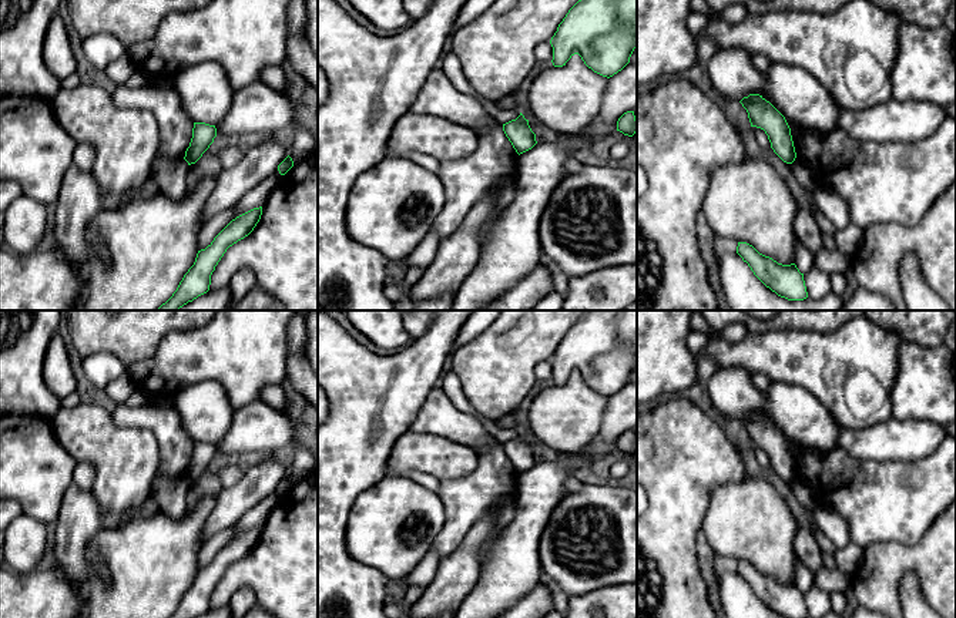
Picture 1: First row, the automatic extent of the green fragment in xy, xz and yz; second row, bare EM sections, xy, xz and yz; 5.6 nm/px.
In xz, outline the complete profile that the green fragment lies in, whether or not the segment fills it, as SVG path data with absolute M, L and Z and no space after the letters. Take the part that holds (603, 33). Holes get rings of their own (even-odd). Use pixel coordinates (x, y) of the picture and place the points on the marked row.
M578 0L550 40L553 66L563 67L578 54L603 77L613 77L637 47L637 0Z

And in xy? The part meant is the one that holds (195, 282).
M262 206L237 216L205 249L198 251L194 265L184 275L177 290L157 310L178 310L207 293L211 285L211 275L227 249L248 236L259 222L261 215Z

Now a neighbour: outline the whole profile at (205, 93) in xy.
M214 61L198 63L171 80L181 105L194 122L218 125L232 105L235 90Z

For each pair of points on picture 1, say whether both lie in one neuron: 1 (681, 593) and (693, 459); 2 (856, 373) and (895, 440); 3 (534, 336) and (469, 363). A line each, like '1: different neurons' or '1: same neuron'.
1: same neuron
2: different neurons
3: same neuron

